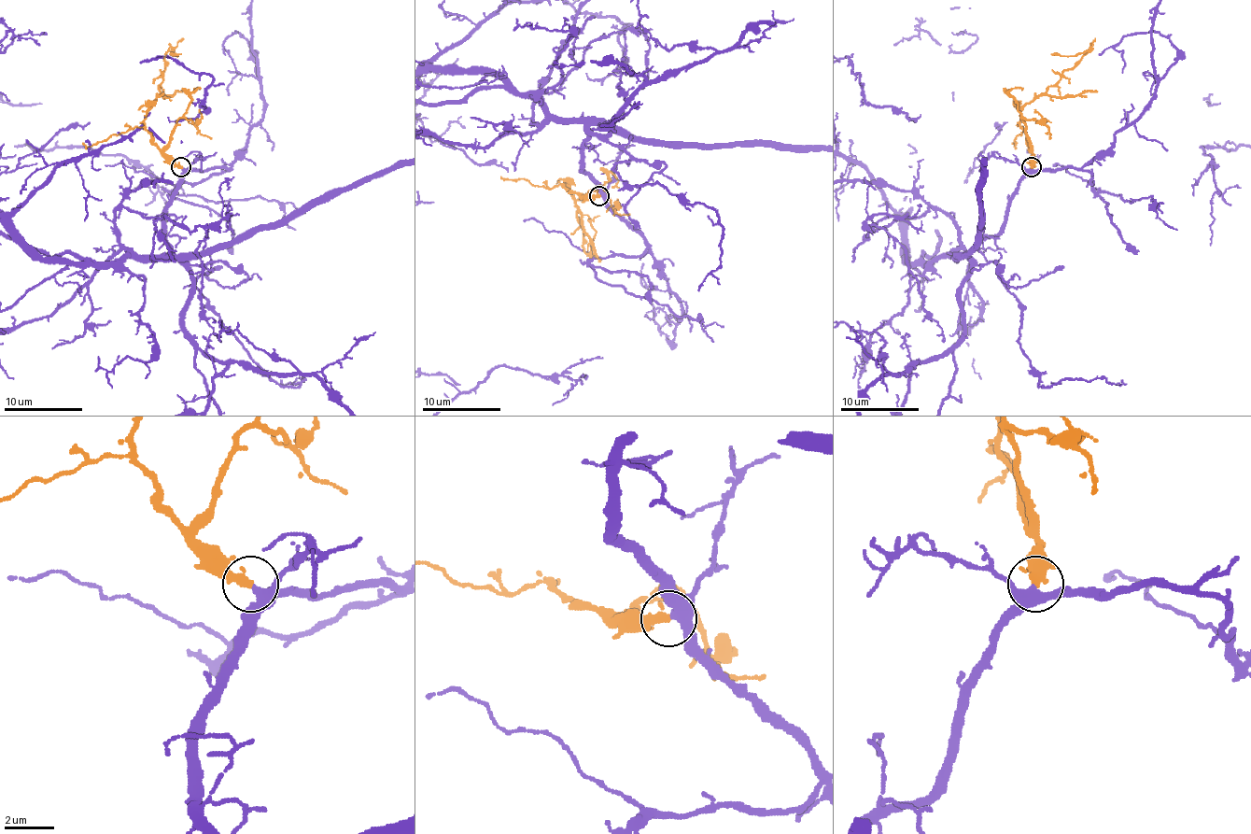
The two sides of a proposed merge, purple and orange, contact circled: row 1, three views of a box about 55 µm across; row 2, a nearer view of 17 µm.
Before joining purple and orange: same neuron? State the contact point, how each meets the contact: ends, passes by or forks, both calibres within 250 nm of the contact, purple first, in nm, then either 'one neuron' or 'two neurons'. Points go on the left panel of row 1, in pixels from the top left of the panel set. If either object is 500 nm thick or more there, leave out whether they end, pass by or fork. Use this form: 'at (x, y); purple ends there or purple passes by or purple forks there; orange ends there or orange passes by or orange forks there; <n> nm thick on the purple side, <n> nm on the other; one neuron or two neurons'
at (181, 167); purple forks there; orange ends there; 300 nm thick on the purple side, 360 nm on the other; one neuron

